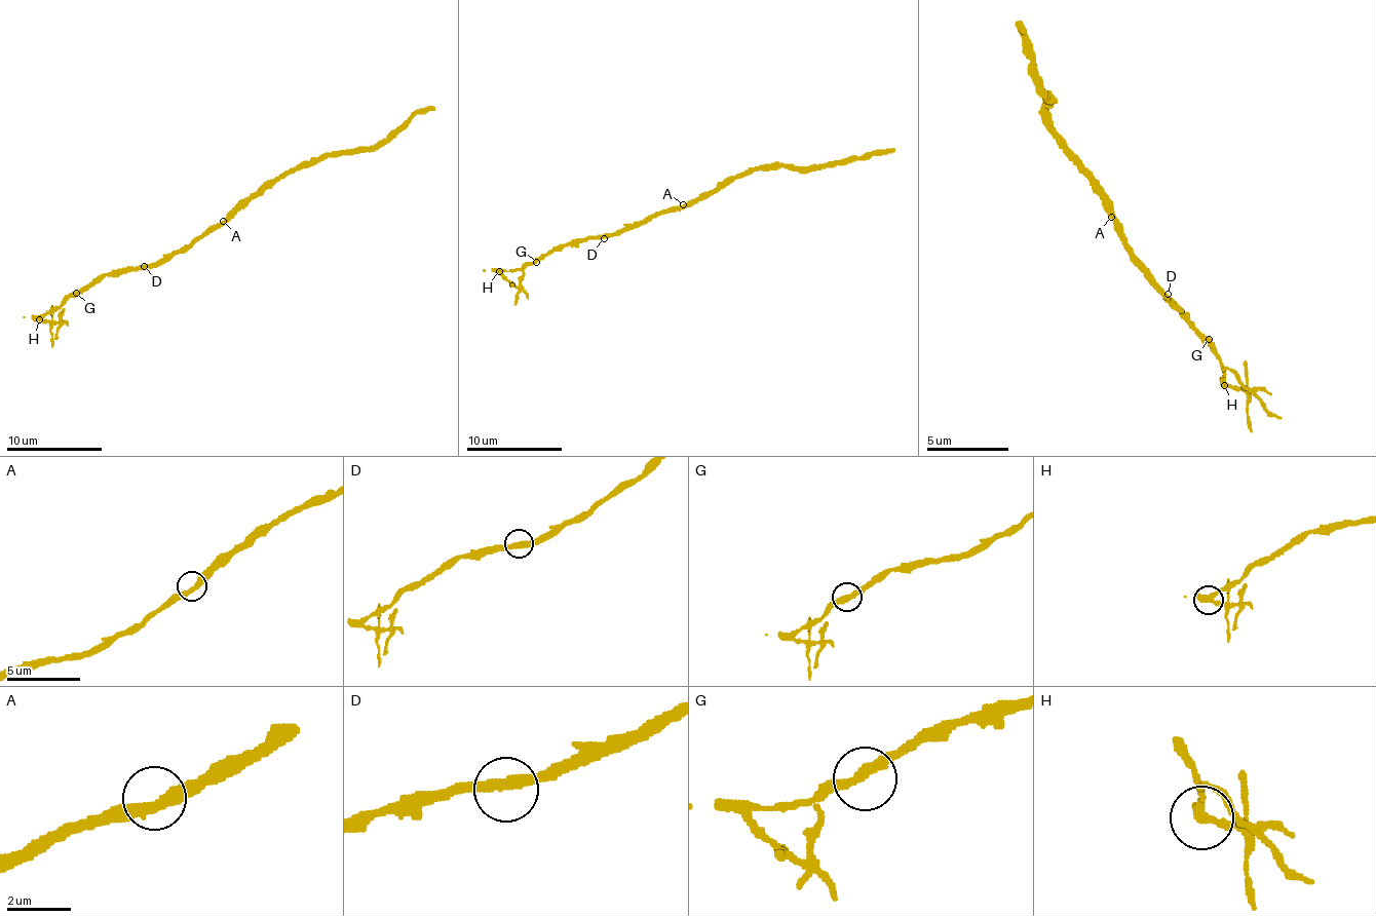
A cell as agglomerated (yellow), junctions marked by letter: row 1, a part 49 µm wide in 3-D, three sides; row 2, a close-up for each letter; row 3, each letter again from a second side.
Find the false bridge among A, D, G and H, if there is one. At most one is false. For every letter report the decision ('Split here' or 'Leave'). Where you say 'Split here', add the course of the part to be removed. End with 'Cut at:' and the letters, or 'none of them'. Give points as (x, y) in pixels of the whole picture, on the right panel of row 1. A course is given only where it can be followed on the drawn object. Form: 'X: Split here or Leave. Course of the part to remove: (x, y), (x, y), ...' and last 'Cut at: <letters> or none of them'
A: Leave
D: Leave
G: Leave
H: Split here. Course of the part to remove: (1225, 384), (1258, 396), (1283, 417)
Cut at: H

